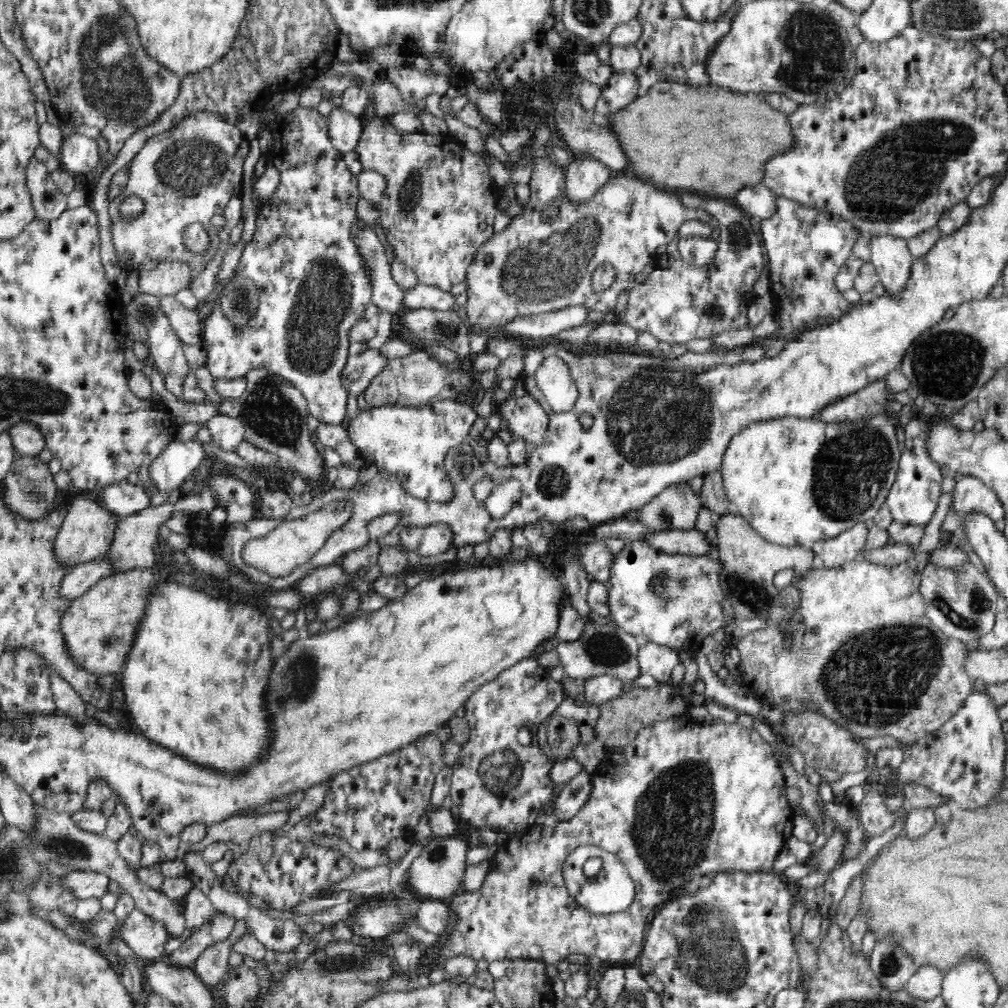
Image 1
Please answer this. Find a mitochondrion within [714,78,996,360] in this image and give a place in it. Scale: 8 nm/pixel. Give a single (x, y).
(885, 185)

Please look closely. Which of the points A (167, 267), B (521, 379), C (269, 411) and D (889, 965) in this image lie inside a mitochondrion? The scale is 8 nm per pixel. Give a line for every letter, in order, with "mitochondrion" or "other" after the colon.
A: other
B: other
C: mitochondrion
D: mitochondrion

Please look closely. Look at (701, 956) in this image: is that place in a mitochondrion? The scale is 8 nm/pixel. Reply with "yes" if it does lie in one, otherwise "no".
yes

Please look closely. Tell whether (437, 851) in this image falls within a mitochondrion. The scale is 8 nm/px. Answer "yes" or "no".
yes

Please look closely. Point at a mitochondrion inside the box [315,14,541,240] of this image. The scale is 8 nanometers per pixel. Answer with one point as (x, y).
(409, 198)

